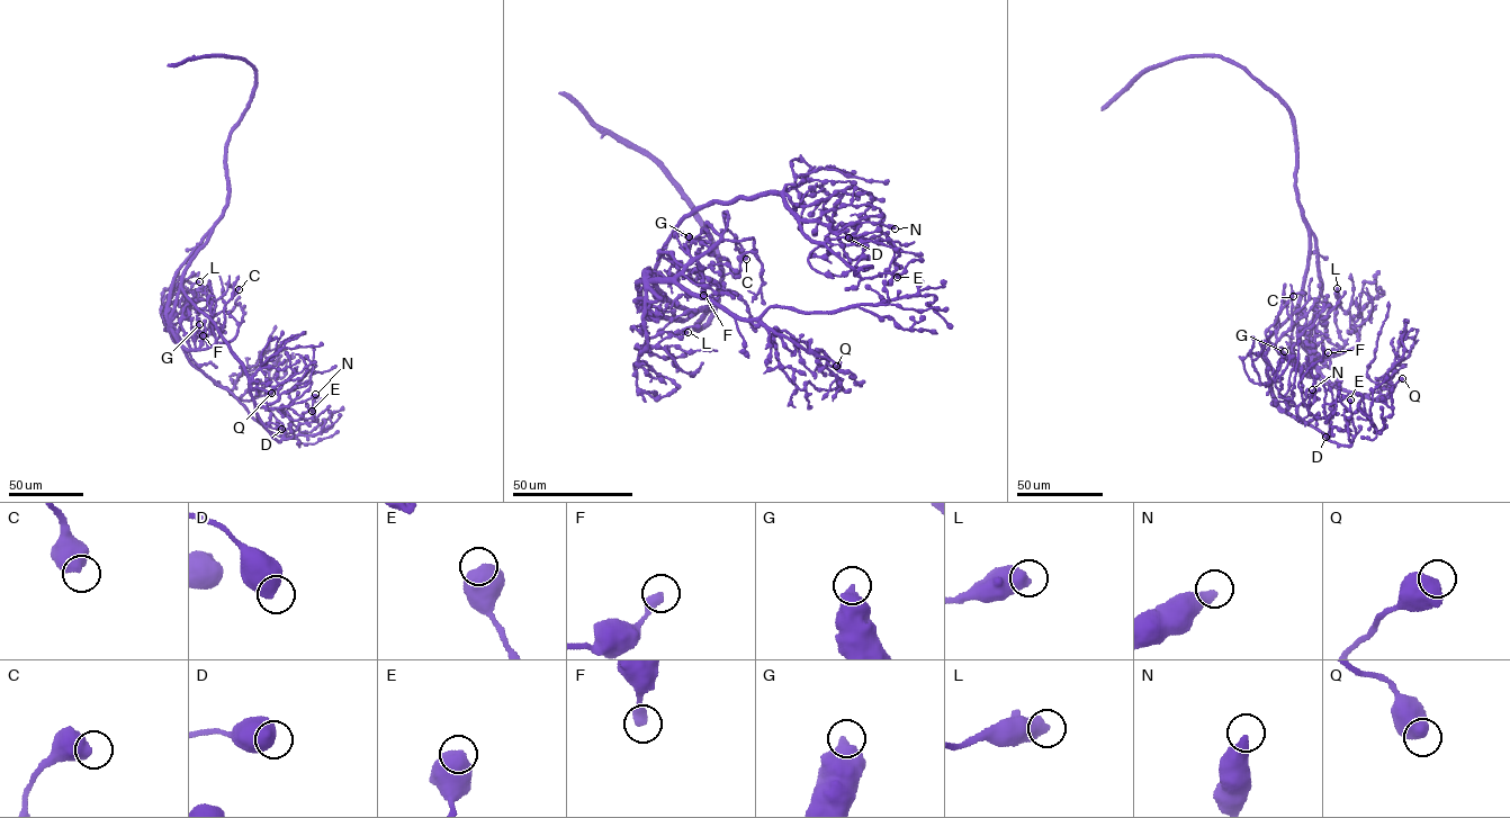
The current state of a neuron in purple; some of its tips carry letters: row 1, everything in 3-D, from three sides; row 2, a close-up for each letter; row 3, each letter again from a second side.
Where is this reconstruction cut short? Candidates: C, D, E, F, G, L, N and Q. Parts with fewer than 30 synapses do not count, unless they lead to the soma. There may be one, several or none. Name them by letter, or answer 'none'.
none

